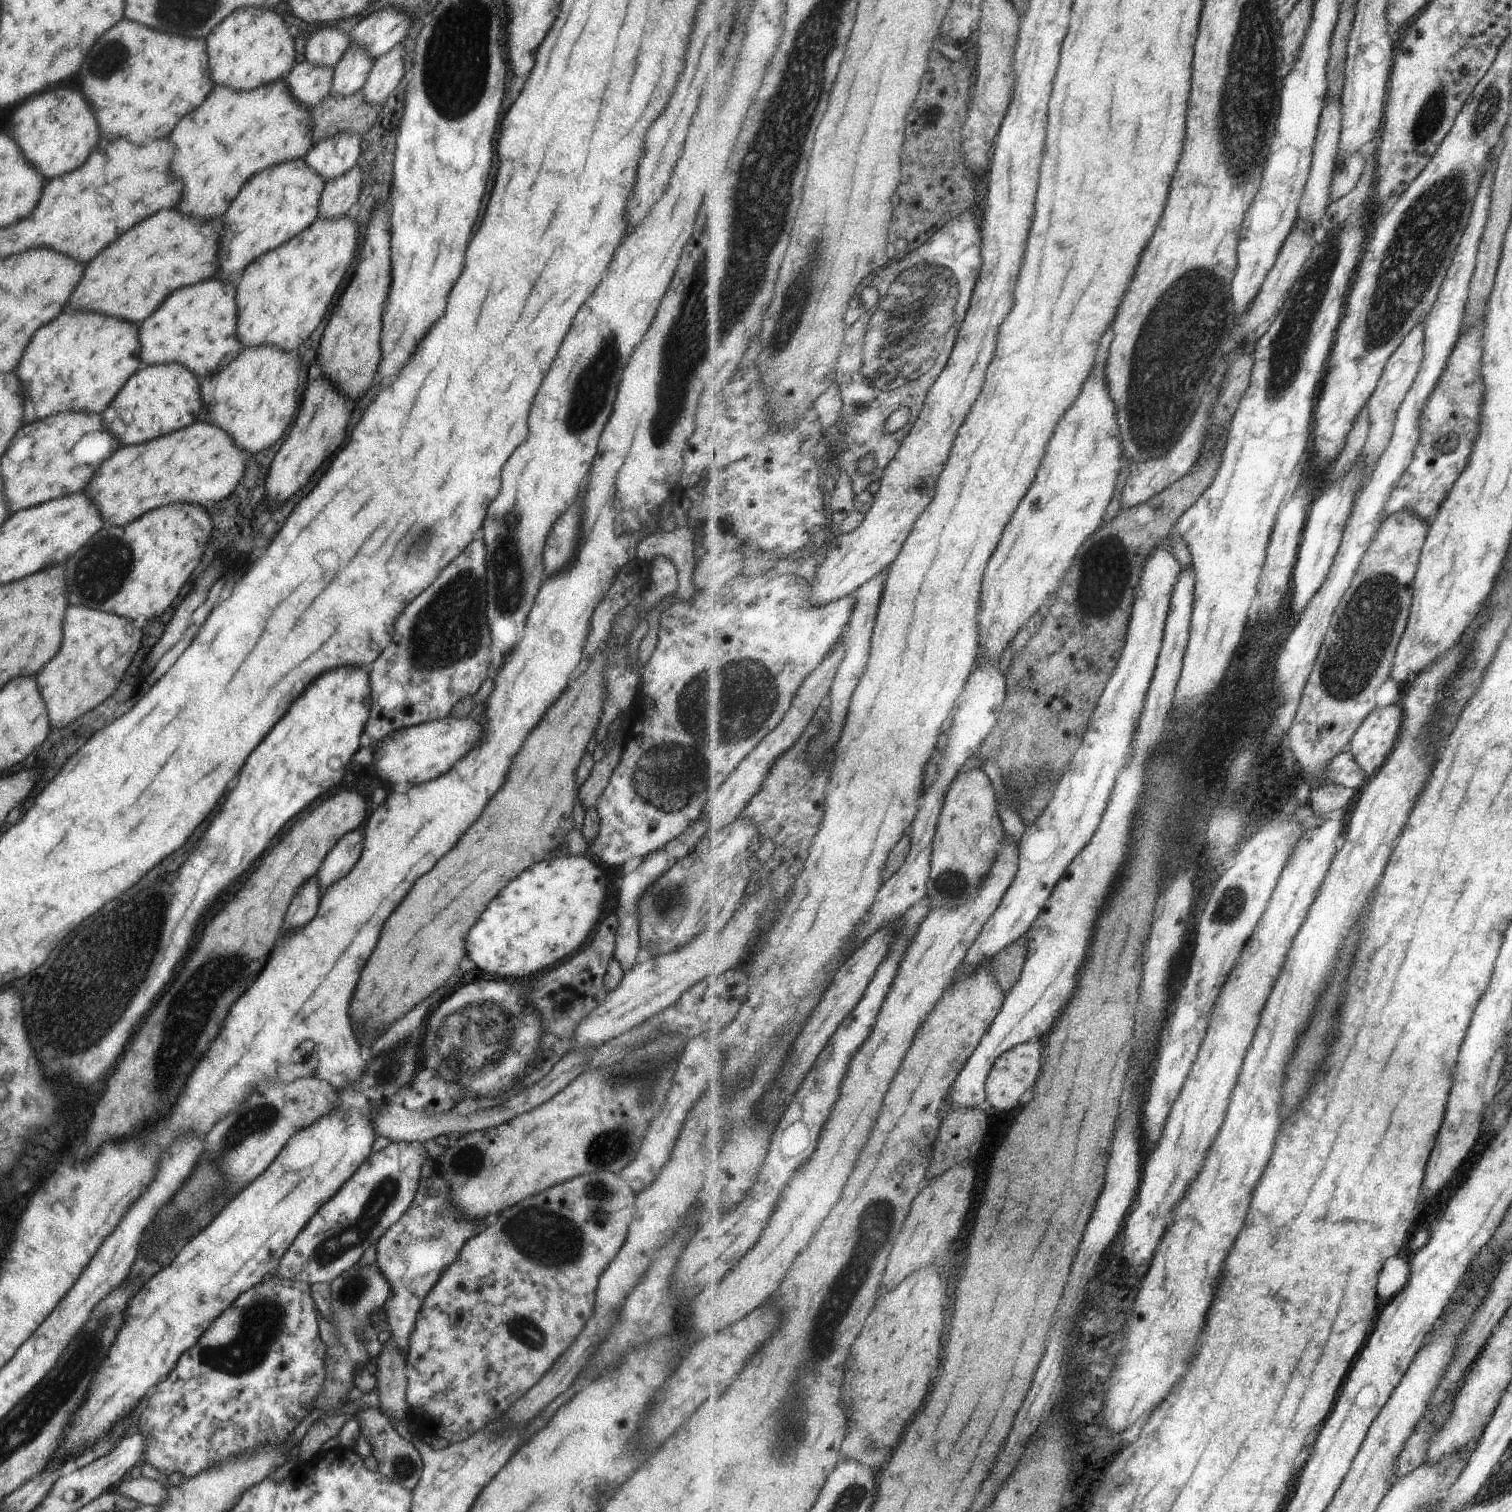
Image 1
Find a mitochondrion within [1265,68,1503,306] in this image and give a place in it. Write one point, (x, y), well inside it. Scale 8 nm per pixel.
(1434, 119)

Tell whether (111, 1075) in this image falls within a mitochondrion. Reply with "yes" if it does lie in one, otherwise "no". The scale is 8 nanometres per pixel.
no

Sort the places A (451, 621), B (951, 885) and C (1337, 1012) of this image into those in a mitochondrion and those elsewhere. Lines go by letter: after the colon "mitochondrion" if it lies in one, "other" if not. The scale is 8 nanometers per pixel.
A: mitochondrion
B: mitochondrion
C: other

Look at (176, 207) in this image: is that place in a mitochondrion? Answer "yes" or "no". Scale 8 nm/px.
no

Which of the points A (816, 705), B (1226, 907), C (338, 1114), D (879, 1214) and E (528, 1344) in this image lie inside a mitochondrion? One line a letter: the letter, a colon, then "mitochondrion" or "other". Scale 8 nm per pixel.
A: other
B: mitochondrion
C: other
D: mitochondrion
E: mitochondrion

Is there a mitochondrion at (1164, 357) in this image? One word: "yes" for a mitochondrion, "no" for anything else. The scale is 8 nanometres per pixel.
yes

